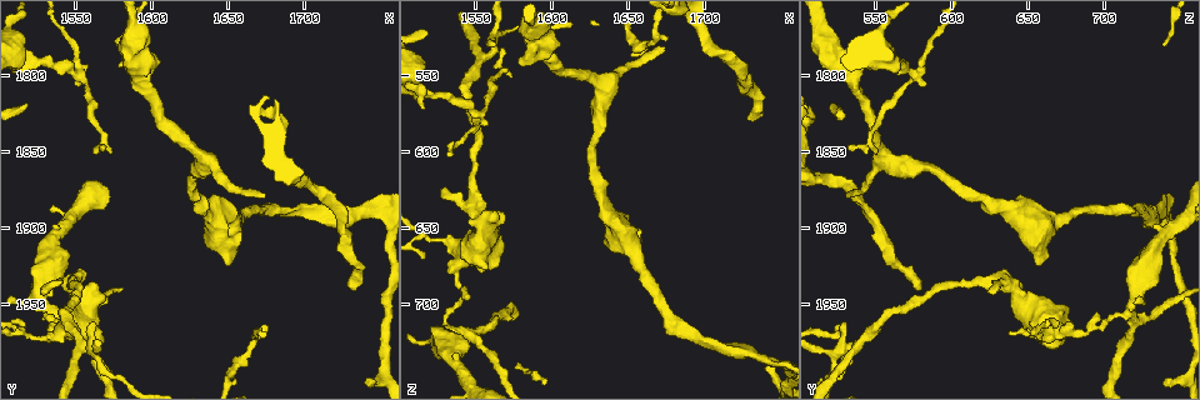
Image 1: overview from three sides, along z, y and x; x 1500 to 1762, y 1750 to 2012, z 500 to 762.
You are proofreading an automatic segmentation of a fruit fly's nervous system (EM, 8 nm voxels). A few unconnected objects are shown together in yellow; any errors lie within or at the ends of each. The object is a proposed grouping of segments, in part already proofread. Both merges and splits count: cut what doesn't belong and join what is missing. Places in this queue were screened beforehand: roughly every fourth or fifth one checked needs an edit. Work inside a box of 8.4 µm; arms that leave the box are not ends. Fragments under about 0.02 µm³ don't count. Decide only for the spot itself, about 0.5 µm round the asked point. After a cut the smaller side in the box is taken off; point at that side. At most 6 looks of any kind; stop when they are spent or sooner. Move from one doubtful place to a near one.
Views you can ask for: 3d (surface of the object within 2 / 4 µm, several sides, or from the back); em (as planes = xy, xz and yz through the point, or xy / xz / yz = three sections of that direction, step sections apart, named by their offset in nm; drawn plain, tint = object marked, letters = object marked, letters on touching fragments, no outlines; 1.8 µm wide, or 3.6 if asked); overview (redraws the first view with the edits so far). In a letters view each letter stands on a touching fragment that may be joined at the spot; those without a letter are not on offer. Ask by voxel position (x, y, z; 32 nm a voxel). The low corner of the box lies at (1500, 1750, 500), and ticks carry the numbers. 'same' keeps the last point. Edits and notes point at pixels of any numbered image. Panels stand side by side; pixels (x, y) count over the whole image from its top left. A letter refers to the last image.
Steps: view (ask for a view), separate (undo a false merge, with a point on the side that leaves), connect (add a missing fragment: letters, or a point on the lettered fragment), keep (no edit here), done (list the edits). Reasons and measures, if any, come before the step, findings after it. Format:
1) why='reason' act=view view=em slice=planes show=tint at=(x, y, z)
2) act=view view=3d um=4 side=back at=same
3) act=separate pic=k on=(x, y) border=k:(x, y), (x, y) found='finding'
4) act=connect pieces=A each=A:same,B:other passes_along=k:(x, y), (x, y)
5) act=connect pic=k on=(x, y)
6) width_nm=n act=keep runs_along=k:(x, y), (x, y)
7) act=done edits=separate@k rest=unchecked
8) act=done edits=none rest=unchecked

why='an open end' act=view view=em slice=planes show=letters at=(1728, 1936, 576)

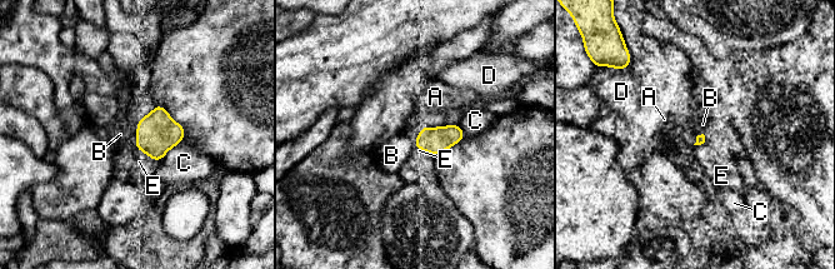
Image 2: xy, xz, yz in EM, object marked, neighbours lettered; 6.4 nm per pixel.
act=connect pieces=E each=A:other,B:other,C:other,D:other,E:same found='the neuron continues'

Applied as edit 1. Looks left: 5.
why='thin end' act=view view=em slice=yz step=4 show=tint at=(1672, 1880, 532)

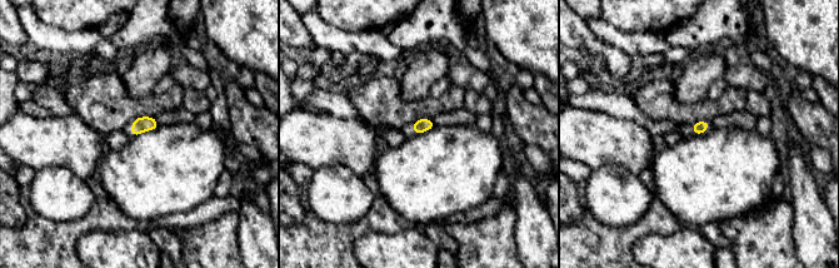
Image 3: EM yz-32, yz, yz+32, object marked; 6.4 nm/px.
why='cut it another way' act=view view=em slice=planes show=letters at=same

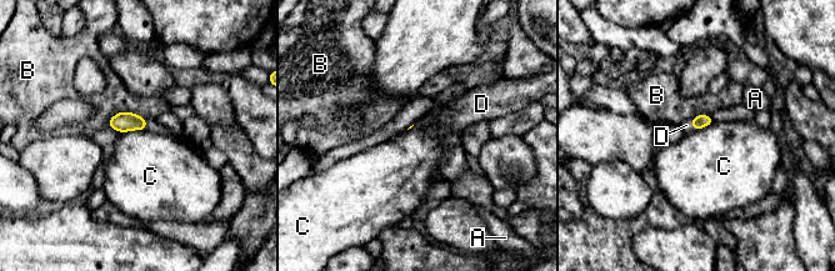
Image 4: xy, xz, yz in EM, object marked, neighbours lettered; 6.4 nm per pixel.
act=connect pieces=D each=A:other,B:other,C:other,D:same passes_along=4:(699, 121), (693, 124), (686, 125) found='the neuron continues'

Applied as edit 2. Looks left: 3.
why='see it whole again' act=view view=overview

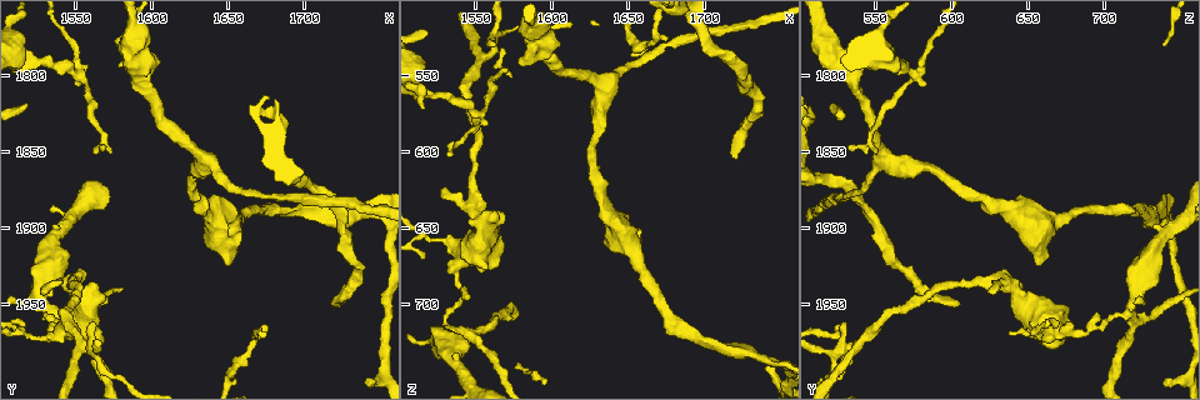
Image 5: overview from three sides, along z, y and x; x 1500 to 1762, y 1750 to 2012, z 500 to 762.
act=view view=em slice=planes show=letters at=(1550, 1798, 578)

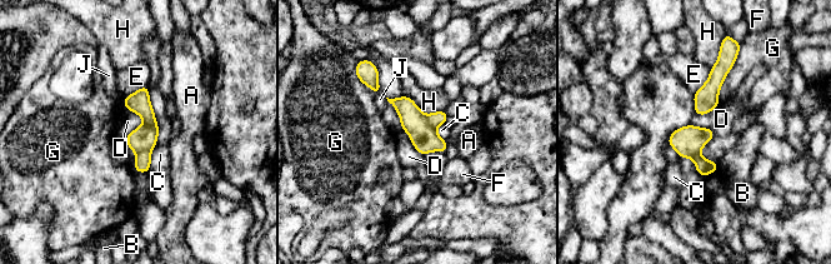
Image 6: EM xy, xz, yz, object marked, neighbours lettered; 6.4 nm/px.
width_nm=170 act=separate pic=6 on=(435, 119) each=A:other,B:other,C:other,D:other,E:other,F:other,G:other,H:other,J:other border=6:(426, 115), (426, 120), (435, 129) found='two neurons meet here'

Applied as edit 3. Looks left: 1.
act=done edits=connect@2,connect@4,separate@6 rest=unchecked

